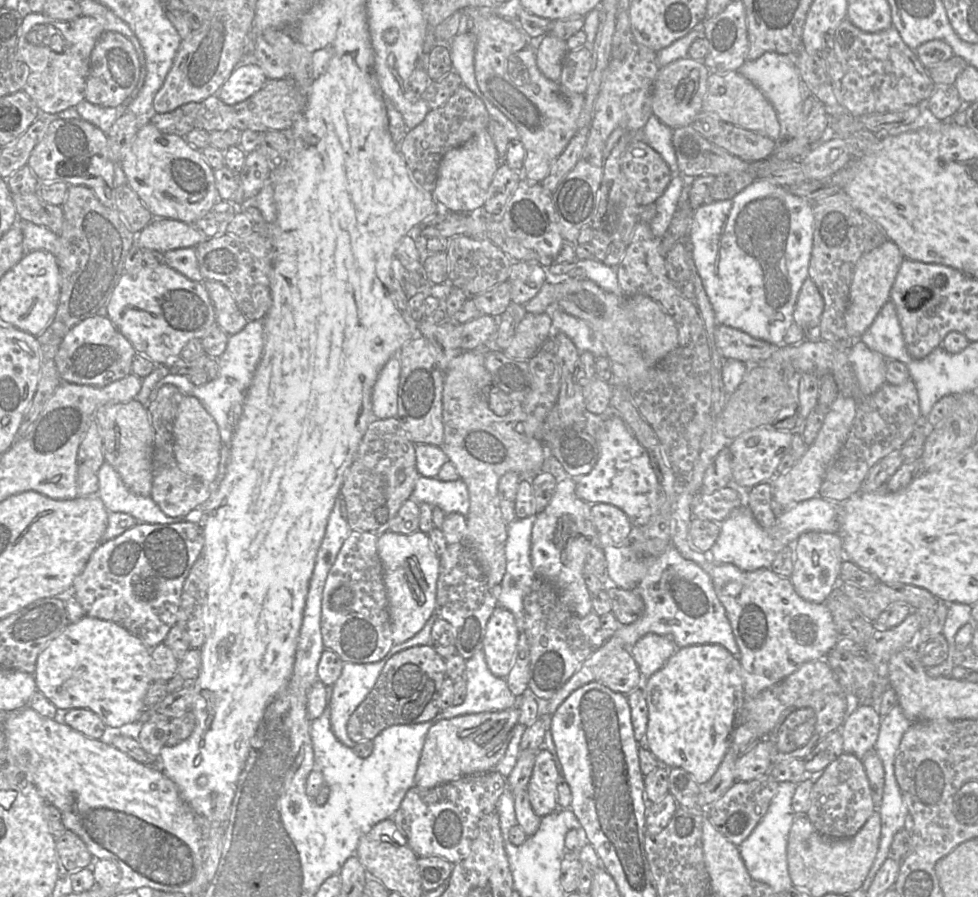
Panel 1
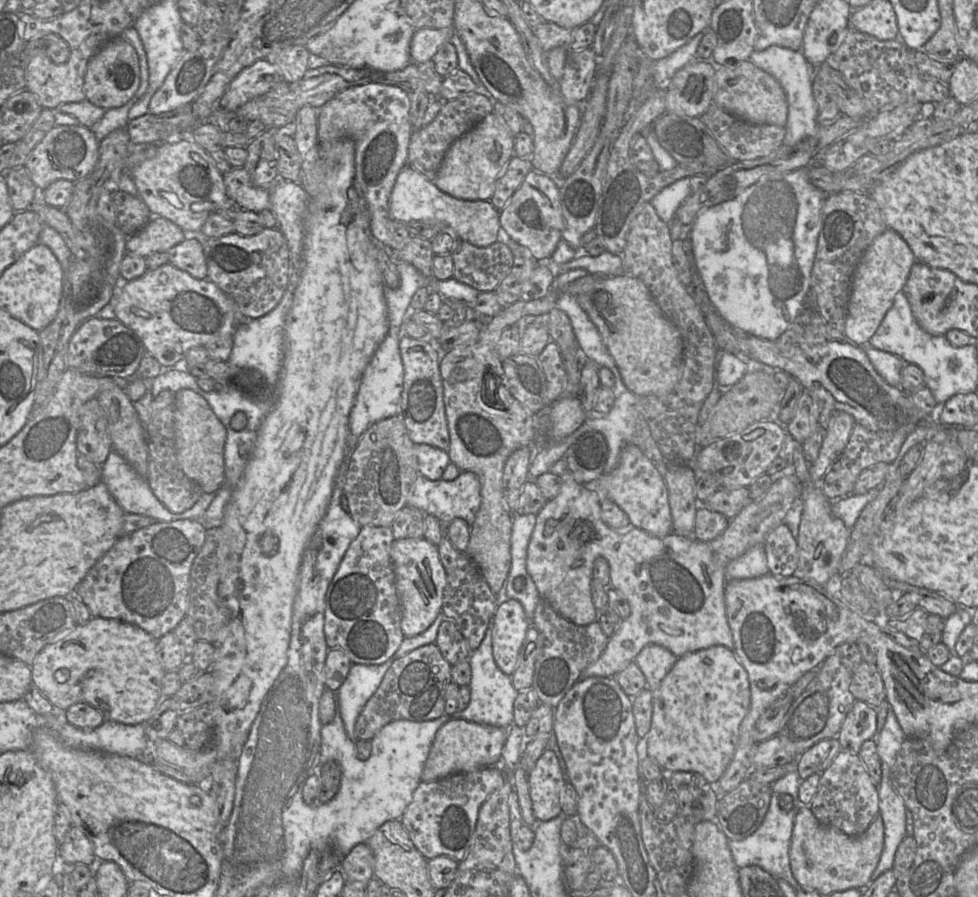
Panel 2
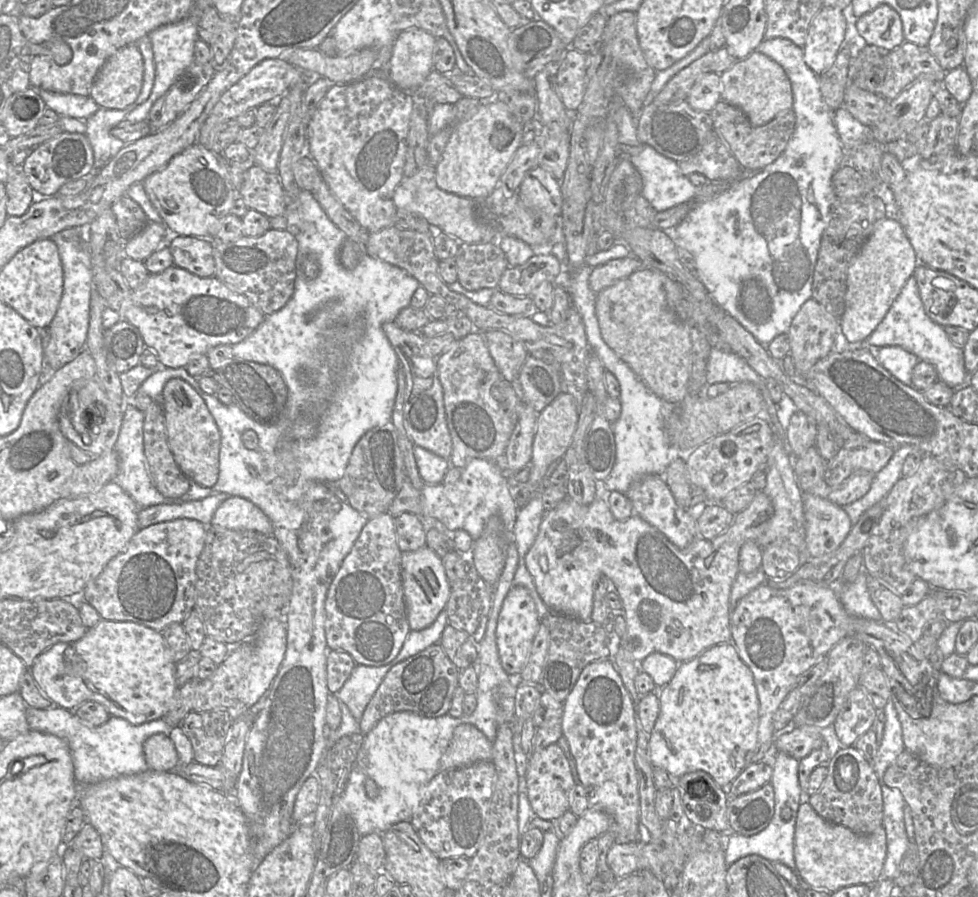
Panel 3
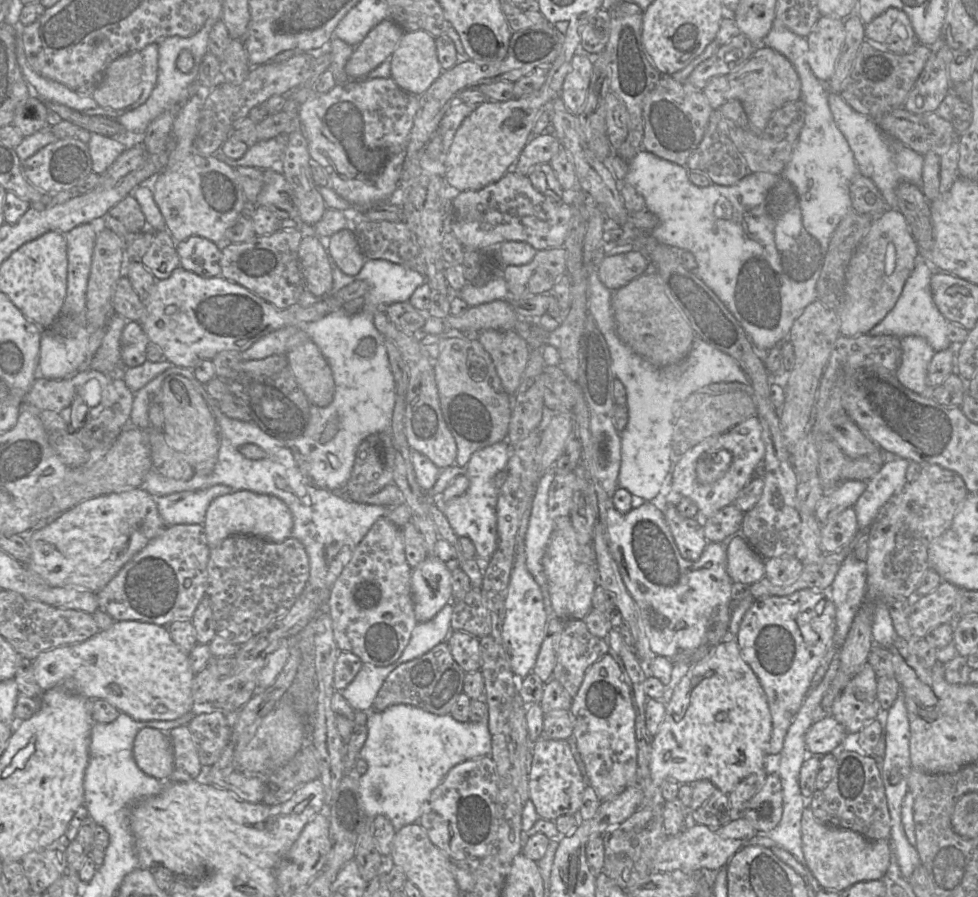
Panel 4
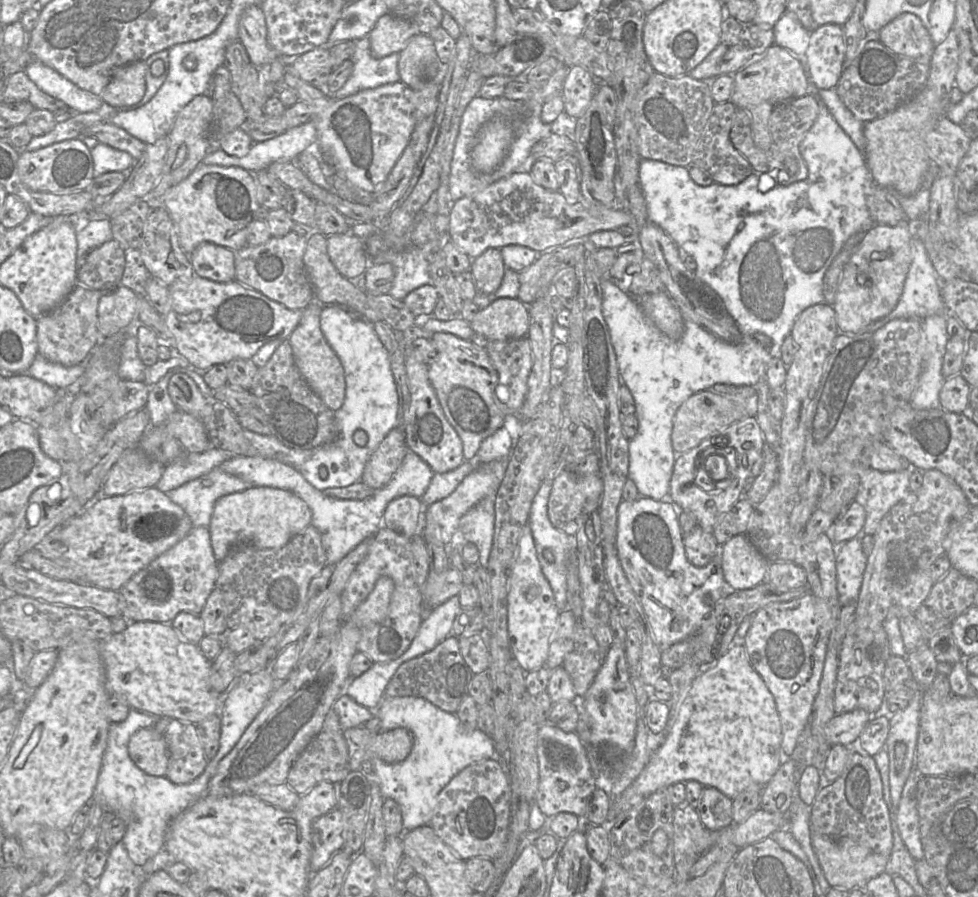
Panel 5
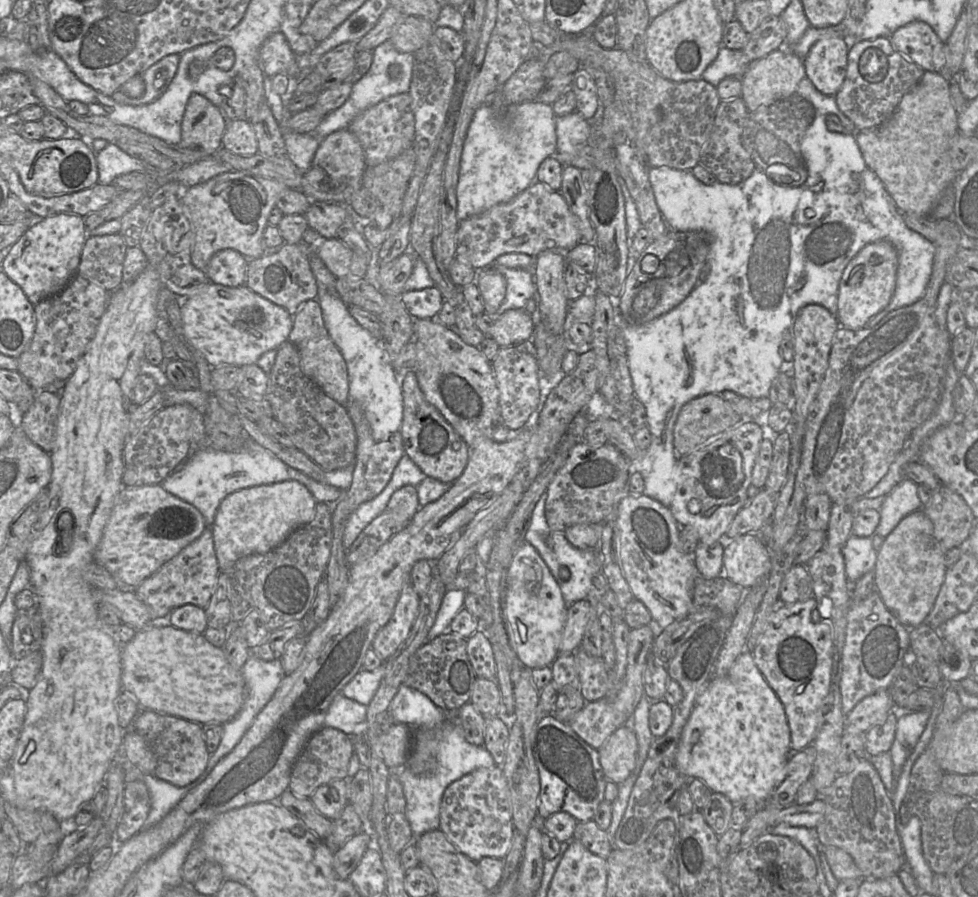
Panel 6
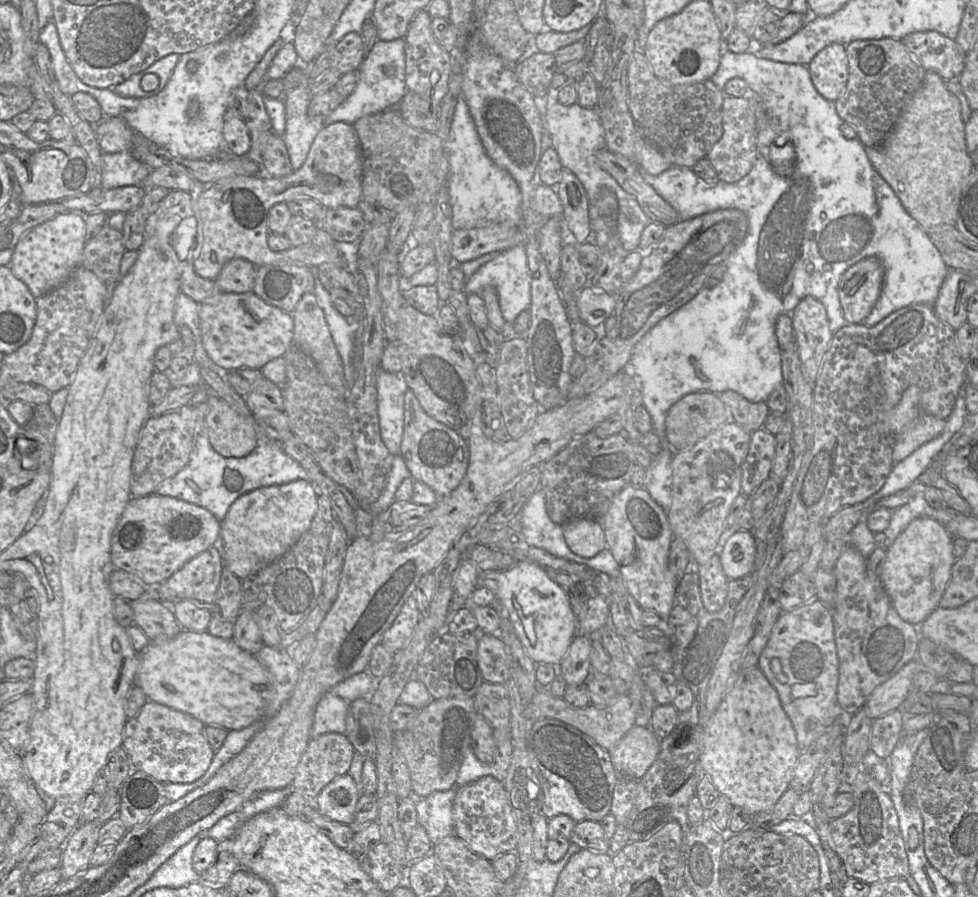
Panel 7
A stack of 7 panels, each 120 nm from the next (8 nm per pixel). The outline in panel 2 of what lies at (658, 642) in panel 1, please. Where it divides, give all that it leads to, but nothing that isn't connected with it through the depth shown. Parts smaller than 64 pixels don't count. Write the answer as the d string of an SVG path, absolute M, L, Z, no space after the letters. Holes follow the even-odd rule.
M658 644L645 646L635 658L635 662L643 672L647 687L654 691L676 663L676 657L671 651Z

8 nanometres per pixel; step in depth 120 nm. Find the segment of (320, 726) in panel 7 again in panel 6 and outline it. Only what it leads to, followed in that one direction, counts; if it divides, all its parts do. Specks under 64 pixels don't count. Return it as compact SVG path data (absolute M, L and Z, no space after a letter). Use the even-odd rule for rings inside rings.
M338 693L332 700L325 717L324 727L332 727L347 735L365 735L367 706Z

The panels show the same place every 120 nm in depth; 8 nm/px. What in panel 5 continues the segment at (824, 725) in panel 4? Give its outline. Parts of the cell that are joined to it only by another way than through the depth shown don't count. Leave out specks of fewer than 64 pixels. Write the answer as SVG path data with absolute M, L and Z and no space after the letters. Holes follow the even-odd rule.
M863 709L836 714L824 729L827 742L831 746L848 745L854 742L871 718L872 715Z

